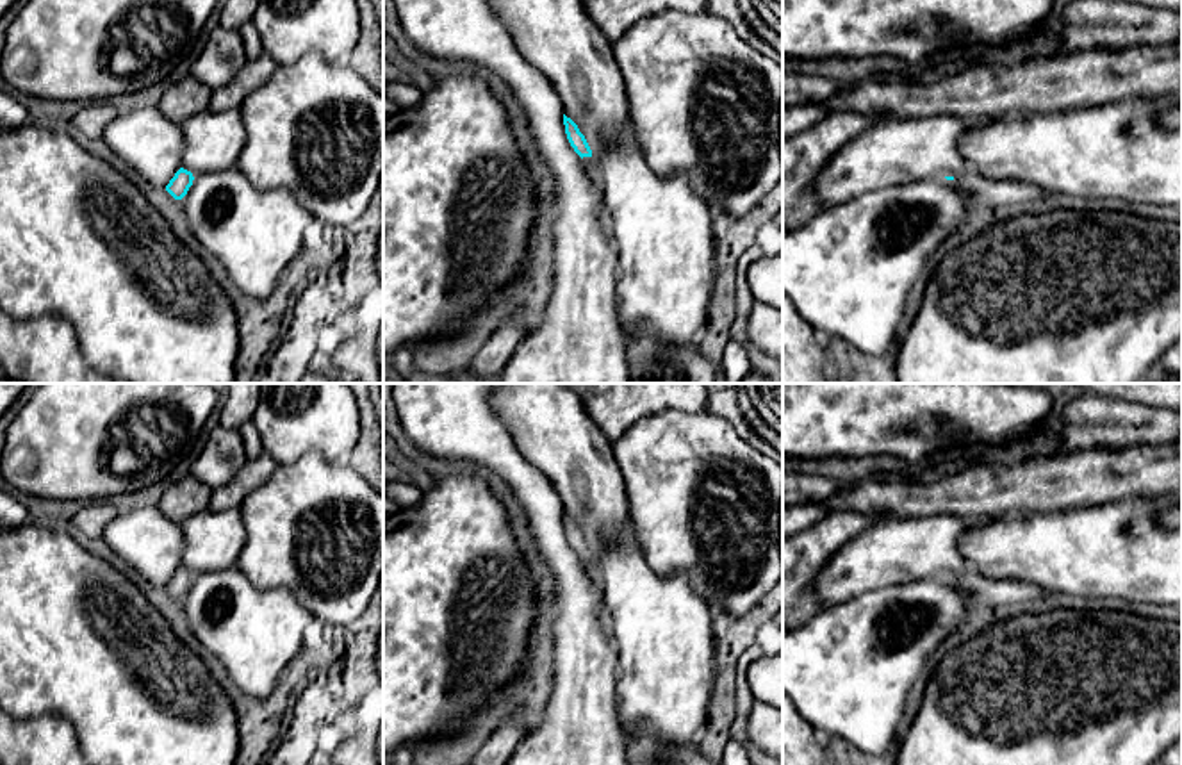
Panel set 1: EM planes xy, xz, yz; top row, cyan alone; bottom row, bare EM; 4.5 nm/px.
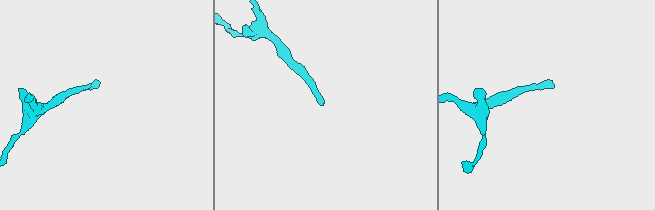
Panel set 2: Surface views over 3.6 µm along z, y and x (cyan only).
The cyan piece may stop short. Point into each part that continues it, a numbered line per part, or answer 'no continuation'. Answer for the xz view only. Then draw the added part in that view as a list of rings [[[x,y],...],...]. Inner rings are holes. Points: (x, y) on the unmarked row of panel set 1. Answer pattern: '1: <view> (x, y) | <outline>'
1: xz (590, 567) | [[[583,556],[581,562],[583,562],[583,567],[585,567],[587,574],[588,574],[594,581],[601,583],[601,578],[603,578],[603,576],[601,576],[599,567],[594,563],[592,556]]]

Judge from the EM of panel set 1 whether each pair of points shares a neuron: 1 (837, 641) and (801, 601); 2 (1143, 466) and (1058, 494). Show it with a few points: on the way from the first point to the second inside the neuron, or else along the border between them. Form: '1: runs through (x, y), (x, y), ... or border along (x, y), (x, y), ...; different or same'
1: border along (820, 607), (801, 625); different
2: runs through (1122, 478), (1079, 478); same

